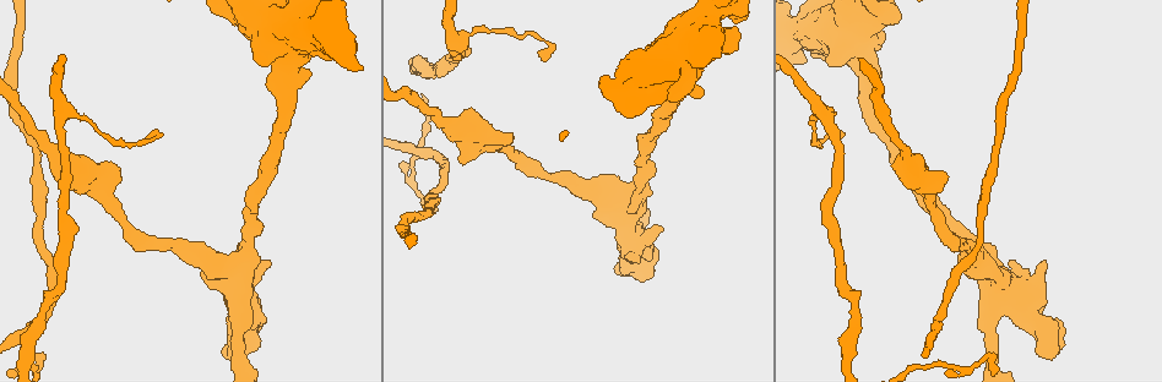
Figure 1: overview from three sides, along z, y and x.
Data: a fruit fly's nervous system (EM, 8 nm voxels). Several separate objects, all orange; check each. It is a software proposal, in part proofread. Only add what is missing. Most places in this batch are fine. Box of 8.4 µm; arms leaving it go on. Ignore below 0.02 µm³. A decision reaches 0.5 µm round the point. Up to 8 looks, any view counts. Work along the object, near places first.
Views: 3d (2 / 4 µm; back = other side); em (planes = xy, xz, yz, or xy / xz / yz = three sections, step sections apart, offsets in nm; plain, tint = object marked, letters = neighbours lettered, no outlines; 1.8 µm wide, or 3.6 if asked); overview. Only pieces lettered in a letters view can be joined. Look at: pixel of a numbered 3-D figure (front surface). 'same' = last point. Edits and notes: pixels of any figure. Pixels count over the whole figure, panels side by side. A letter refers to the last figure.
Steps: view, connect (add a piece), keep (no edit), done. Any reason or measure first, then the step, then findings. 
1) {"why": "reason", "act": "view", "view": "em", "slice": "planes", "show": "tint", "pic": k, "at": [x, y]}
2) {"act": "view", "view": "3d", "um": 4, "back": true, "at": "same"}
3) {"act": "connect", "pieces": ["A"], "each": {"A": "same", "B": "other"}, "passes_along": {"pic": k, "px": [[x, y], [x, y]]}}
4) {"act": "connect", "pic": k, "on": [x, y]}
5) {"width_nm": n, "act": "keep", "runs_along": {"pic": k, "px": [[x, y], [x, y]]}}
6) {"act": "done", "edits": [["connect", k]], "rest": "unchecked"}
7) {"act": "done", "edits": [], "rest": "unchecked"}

{"why": "thick turns thin", "act": "view", "view": "em", "um": 3.6, "slice": "yz", "step": 8, "show": "tint", "pic": 1, "at": [640, 83]}

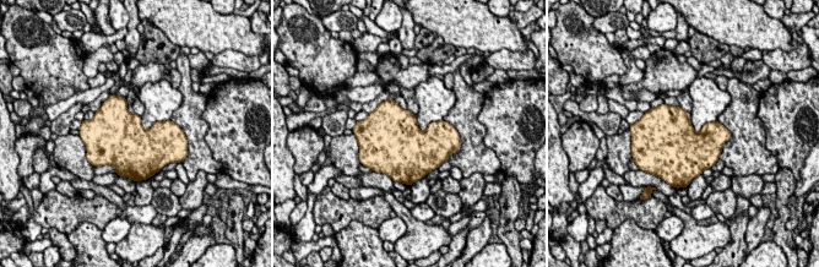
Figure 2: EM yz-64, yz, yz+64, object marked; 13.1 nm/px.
{"act": "view", "view": "em", "um": 3.6, "slice": "yz", "step": 8, "show": "letters", "at": "same"}

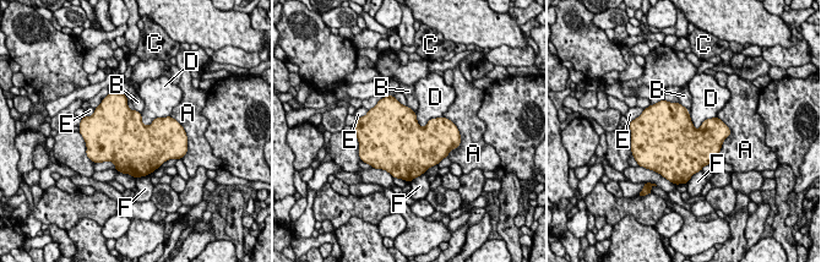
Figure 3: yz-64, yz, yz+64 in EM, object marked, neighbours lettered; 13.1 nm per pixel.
{"longest_contact_nm": ["D", 400], "act": "keep", "each": {"A": "other", "B": "other", "C": "other", "D": "other", "E": "other", "F": "other"}, "border": {"pic": 3, "px": [[688, 110], [696, 129], [716, 116]]}, "found": "none of them fits"}

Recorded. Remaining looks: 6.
{"why": "branch stops here", "act": "view", "view": "em", "slice": "yz", "step": 16, "show": "tint", "pic": 1, "at": [304, 72]}

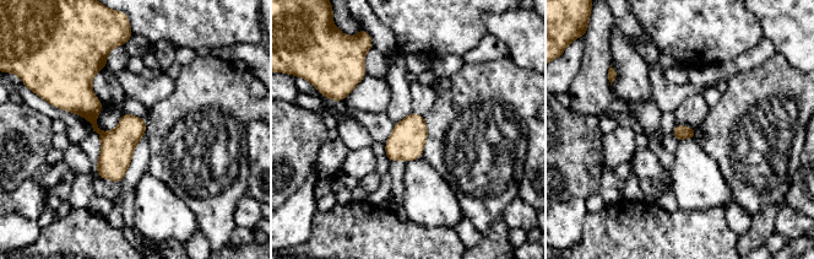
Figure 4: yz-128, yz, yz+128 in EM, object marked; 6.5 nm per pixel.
{"act": "view", "view": "em", "slice": "planes", "show": "letters", "at": "same"}

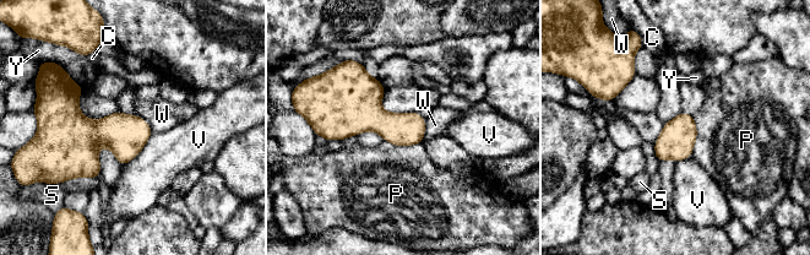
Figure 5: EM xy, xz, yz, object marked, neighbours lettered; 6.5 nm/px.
{"act": "keep", "each": {"C": "other", "P": "other", "S": "other", "V": "other", "W": "other", "Y": "other"}, "border": {"pic": 5, "px": [[425, 119], [425, 131], [422, 141]]}, "found": "no lettered piece goes on from it"}

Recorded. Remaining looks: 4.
{"why": "tapers out", "act": "view", "view": "em", "slice": "planes", "show": "tint", "pic": 1, "at": [843, 136]}

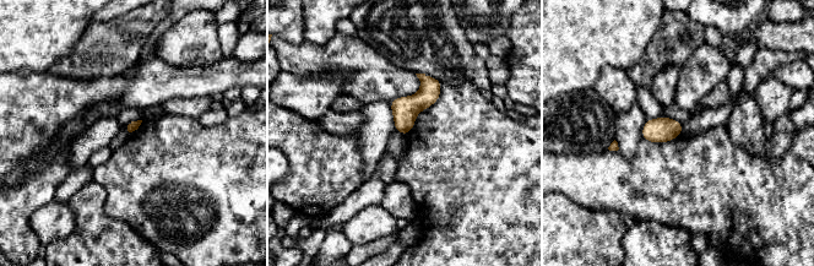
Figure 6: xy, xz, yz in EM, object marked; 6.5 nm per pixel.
{"act": "view", "view": "em", "slice": "planes", "show": "letters", "at": "same"}

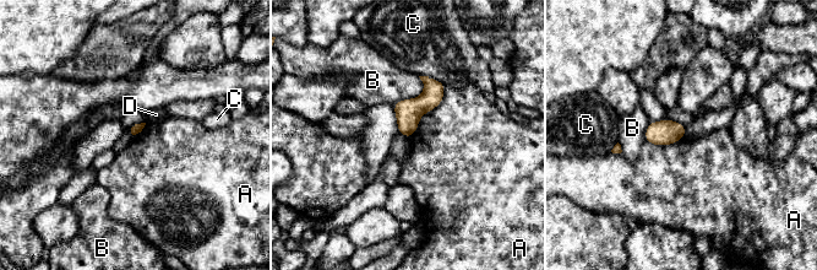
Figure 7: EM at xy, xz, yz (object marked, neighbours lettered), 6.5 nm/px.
{"act": "keep", "each": {"A": "other", "B": "other", "C": "other", "D": "other"}, "found": "none of them fits"}

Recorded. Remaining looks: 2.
{"act": "done", "edits": [], "rest": "unchecked"}

